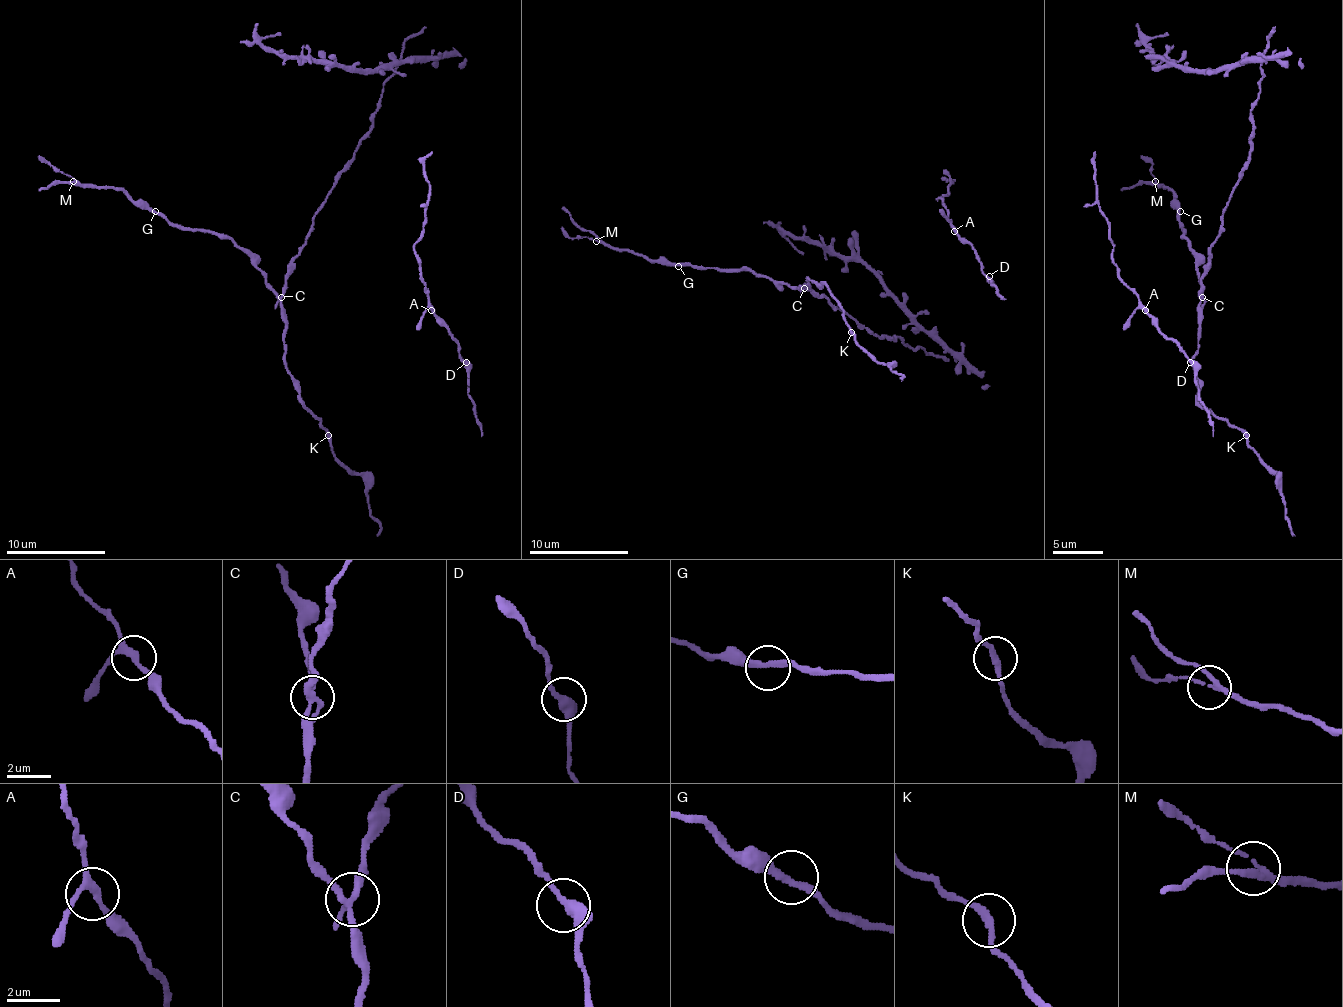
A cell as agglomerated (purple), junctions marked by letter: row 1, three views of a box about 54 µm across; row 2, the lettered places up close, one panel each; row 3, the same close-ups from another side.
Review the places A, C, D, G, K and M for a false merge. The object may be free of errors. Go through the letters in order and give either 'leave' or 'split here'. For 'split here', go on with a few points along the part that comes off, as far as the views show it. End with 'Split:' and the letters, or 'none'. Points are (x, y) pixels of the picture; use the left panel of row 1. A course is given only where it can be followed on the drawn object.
A: leave
C: split here; course (282, 298), (287, 265), (309, 233), (336, 173), (354, 156), (384, 81), (401, 49), (426, 27)
D: leave
G: leave
K: leave
M: leave
Split: C

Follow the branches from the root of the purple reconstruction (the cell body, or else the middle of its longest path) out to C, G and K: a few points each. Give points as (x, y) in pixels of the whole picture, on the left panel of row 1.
C: (294, 387), (294, 377), (284, 360), (282, 298)
G: (294, 387), (294, 377), (284, 360), (284, 307), (267, 275), (230, 238), (182, 230), (155, 211)
K: (294, 387), (299, 399), (329, 434)

